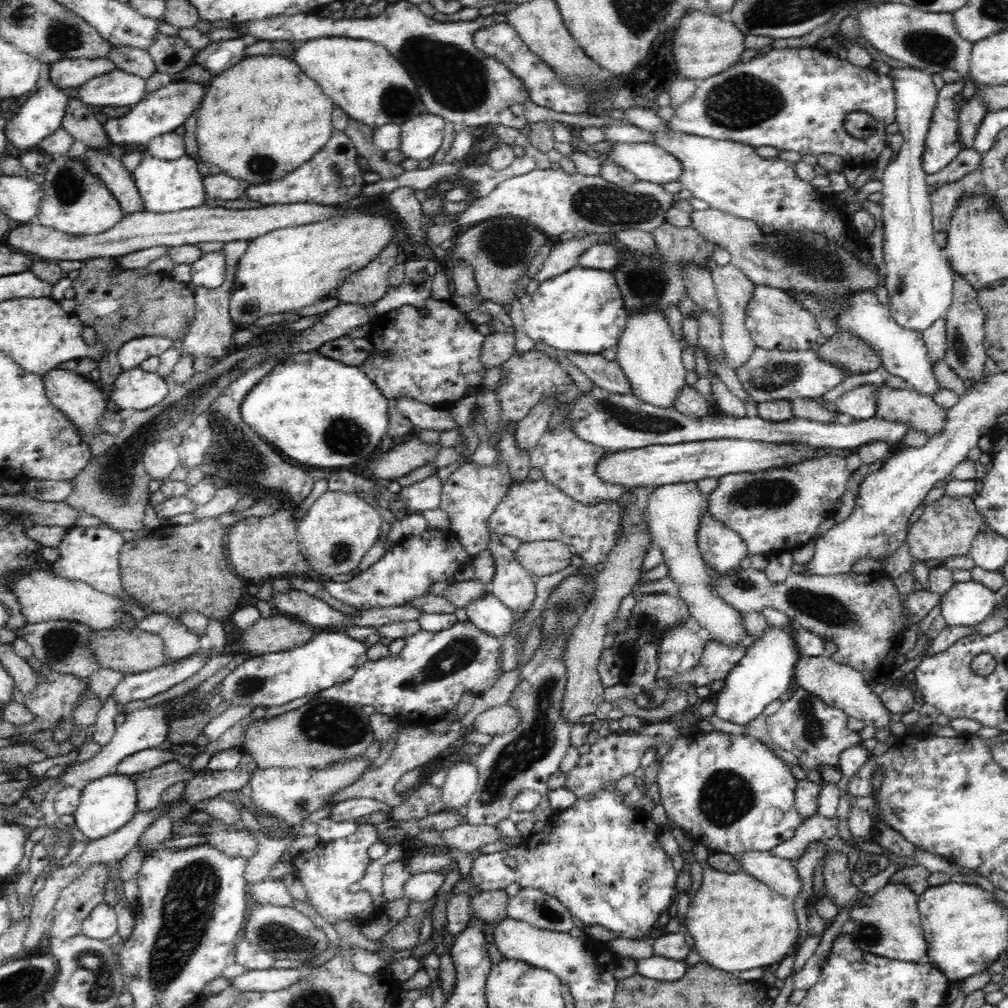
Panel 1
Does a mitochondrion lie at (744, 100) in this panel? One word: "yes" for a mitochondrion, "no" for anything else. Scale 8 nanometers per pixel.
yes

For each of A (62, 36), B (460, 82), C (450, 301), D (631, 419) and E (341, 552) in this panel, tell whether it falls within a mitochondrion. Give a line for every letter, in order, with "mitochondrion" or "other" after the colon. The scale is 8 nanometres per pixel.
A: mitochondrion
B: mitochondrion
C: other
D: mitochondrion
E: mitochondrion

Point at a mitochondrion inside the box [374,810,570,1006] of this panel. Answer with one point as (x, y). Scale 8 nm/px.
(543, 908)

